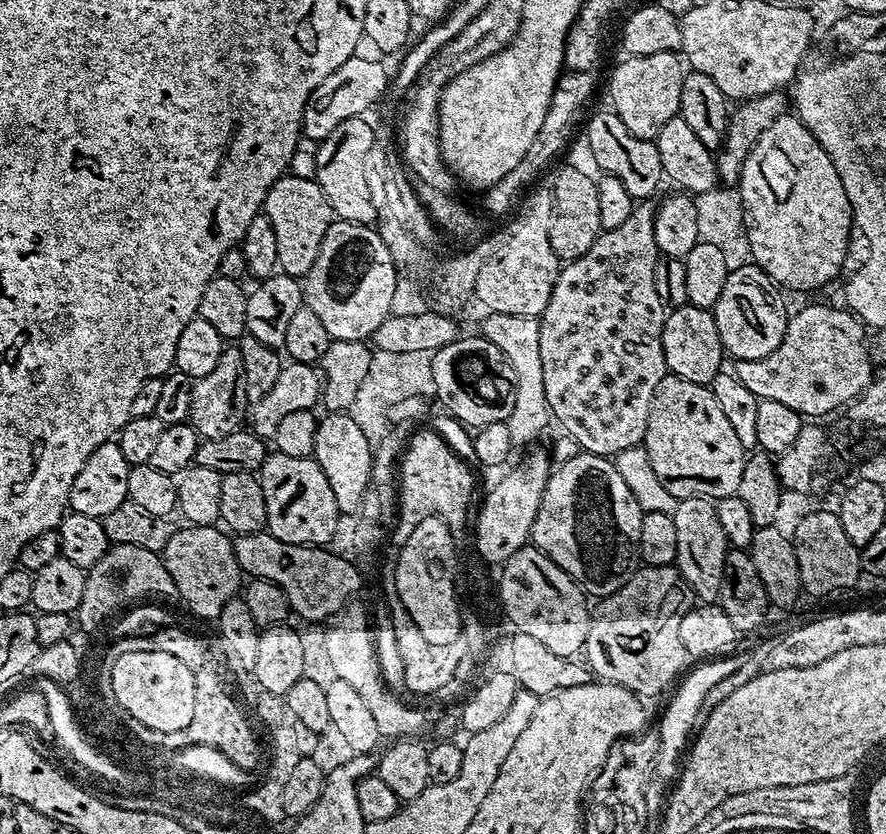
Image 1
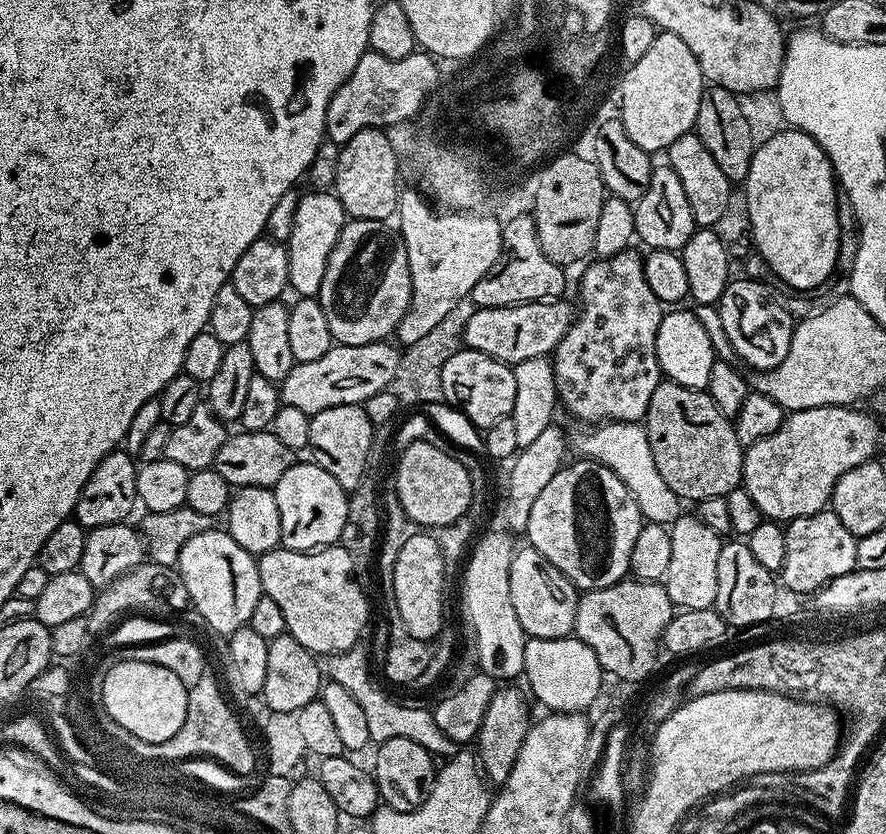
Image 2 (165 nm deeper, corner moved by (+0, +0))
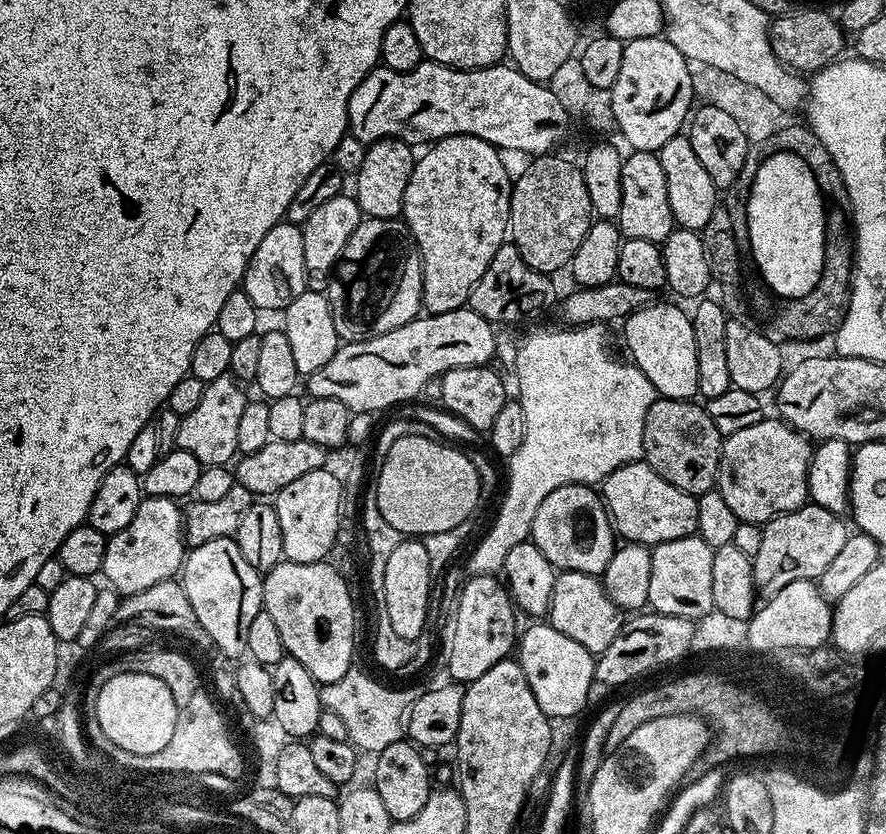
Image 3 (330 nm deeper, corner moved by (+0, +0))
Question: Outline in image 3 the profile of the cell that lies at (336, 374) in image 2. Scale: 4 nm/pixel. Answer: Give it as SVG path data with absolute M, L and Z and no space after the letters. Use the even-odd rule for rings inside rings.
M470 307L450 310L446 314L421 314L416 319L406 322L406 326L398 326L398 330L390 330L378 338L369 340L353 340L341 343L339 350L322 366L322 370L314 370L306 378L308 396L337 399L353 413L372 412L380 414L383 408L403 406L415 401L421 395L427 383L435 381L445 372L462 366L488 366L493 363L492 355L496 352L496 336L493 325L486 318L474 314Z

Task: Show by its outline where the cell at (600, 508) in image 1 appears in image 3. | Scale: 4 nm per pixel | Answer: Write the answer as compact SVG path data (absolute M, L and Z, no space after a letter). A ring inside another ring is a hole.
M567 484L550 494L534 514L531 543L546 554L553 568L566 572L581 572L599 577L606 562L618 547L618 537L612 527L612 517L604 507L604 497L593 485Z

